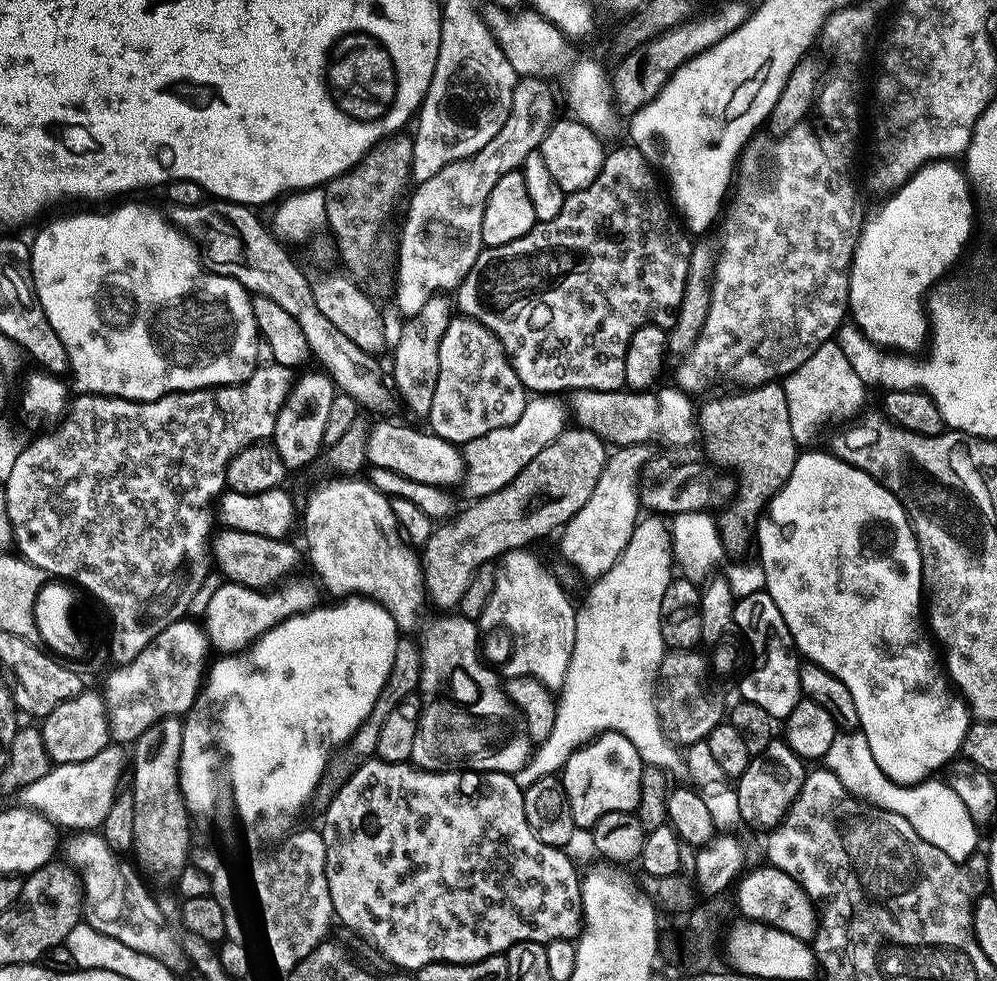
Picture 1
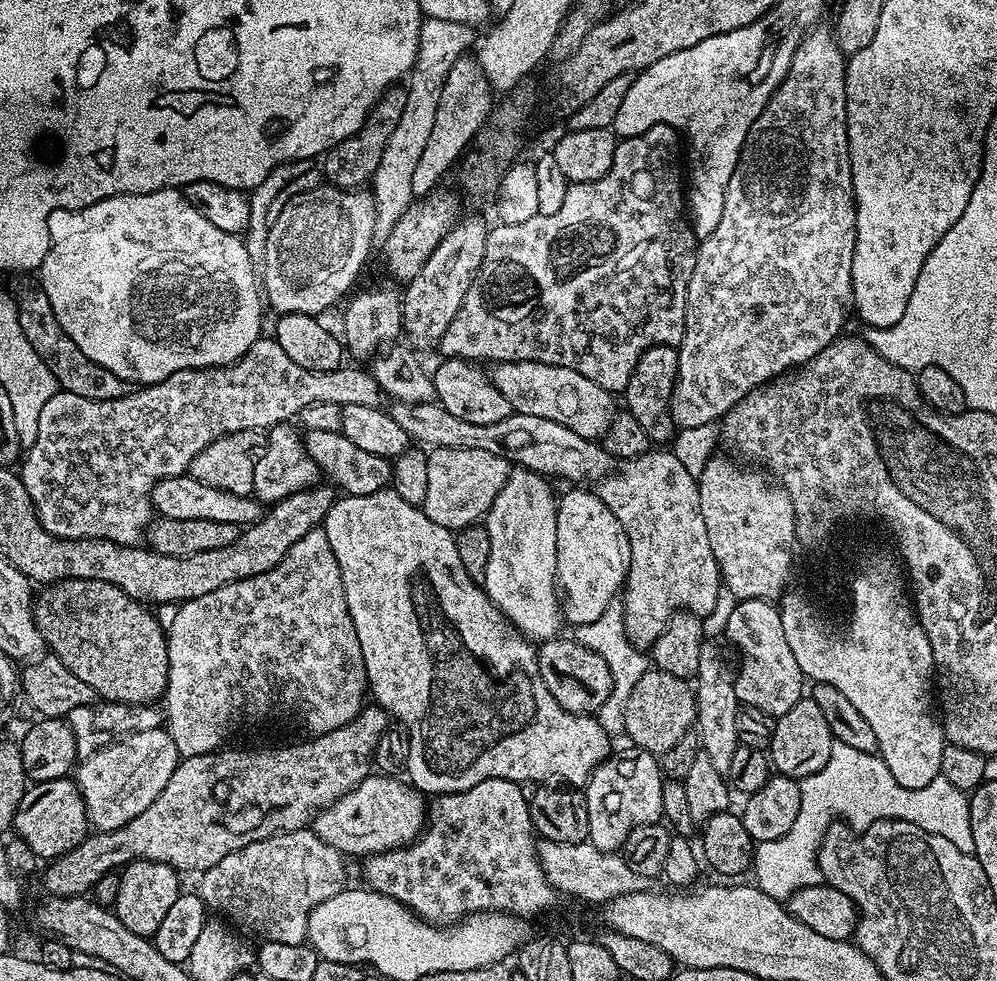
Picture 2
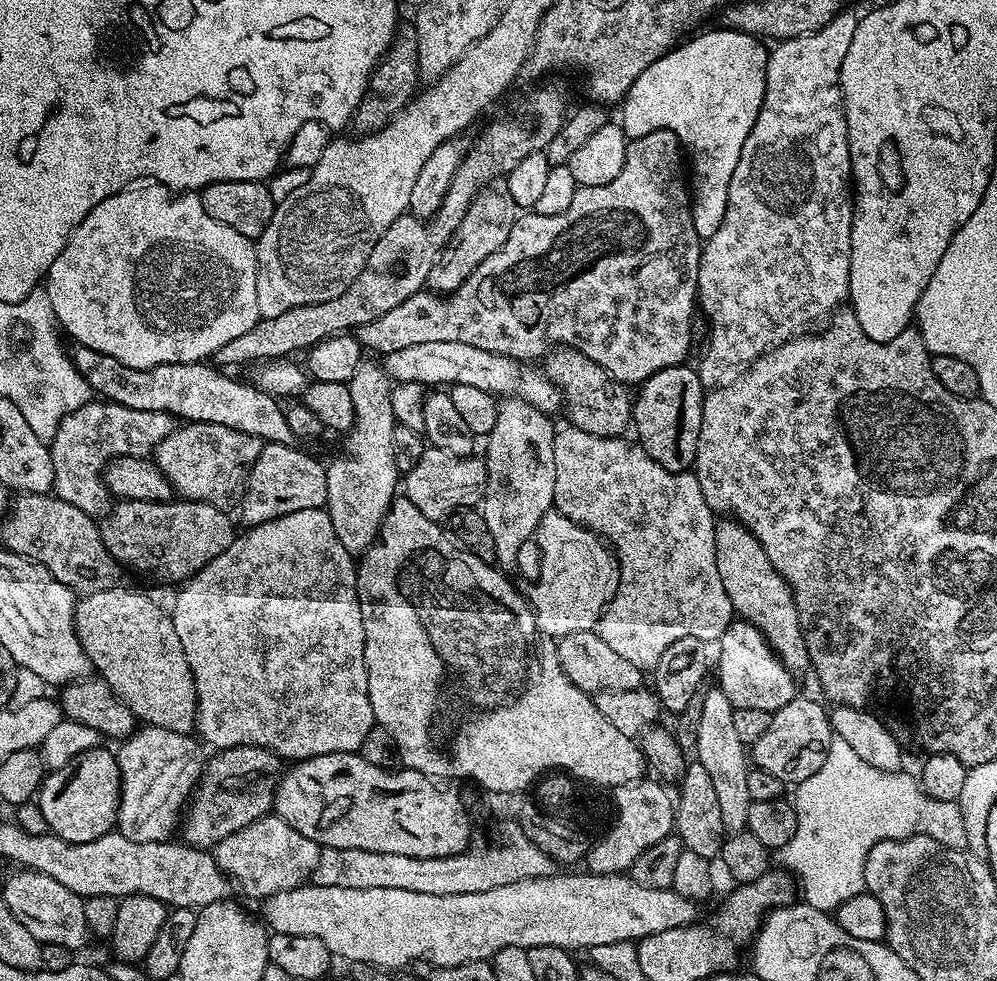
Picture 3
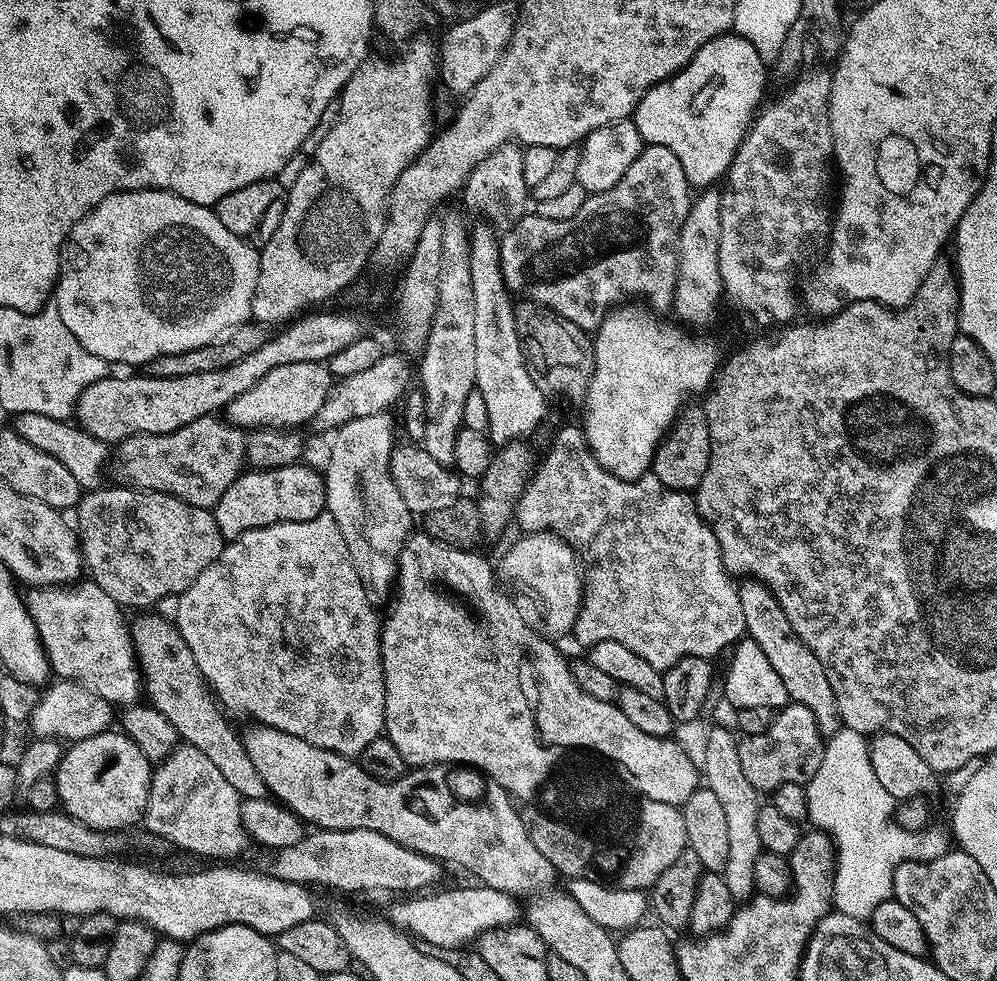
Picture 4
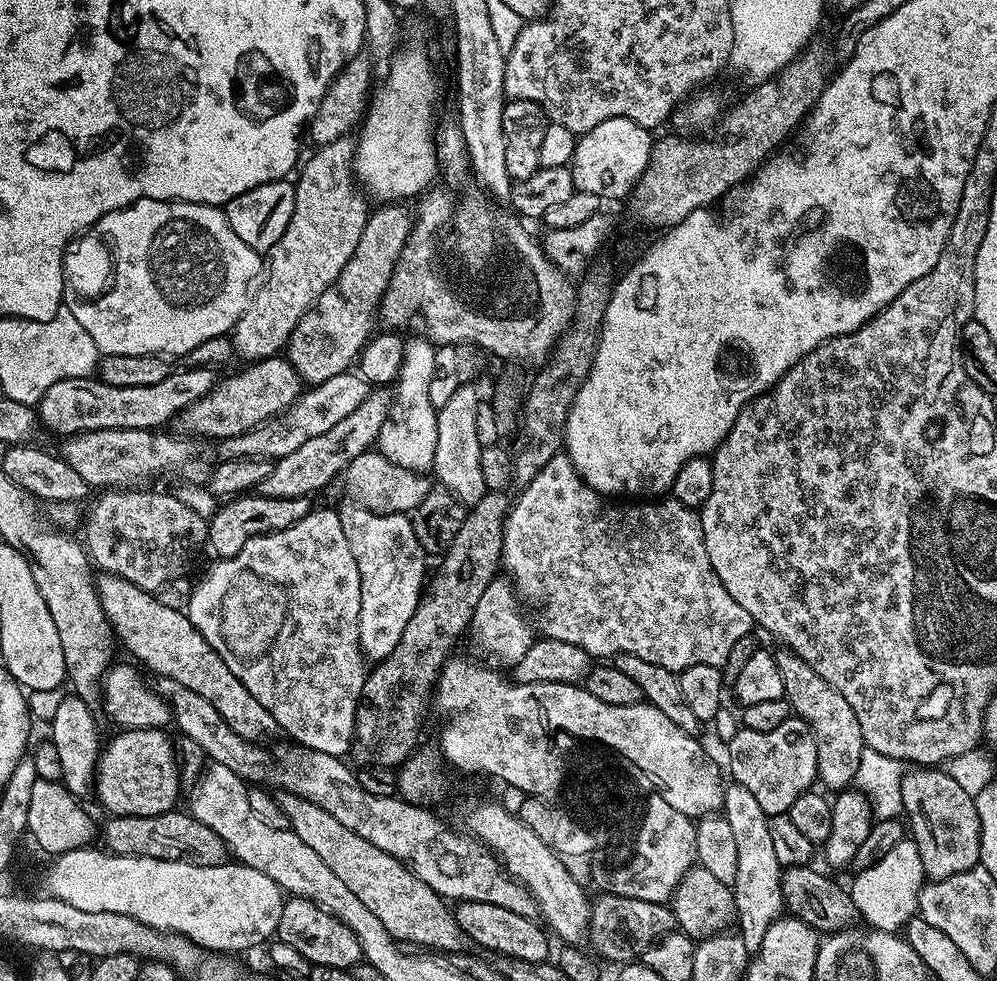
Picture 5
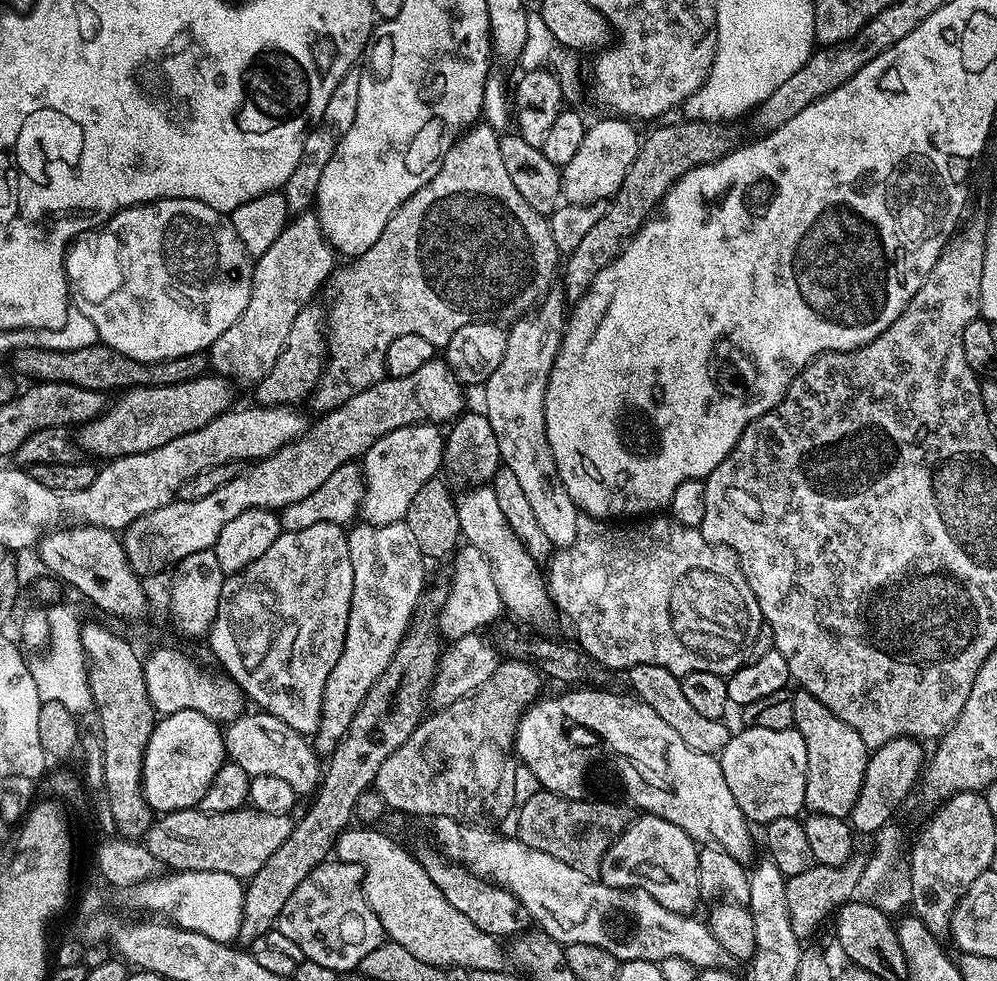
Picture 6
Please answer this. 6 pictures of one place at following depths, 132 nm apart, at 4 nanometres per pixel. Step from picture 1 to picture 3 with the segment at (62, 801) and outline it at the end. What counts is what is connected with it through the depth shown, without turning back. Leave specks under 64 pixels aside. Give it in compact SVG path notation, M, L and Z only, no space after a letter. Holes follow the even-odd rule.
M151 726L141 727L119 745L116 761L120 767L120 805L116 828L121 836L130 838L130 842L158 842L167 841L171 837L168 835L177 831L182 813L204 774L203 750L195 735L183 736Z

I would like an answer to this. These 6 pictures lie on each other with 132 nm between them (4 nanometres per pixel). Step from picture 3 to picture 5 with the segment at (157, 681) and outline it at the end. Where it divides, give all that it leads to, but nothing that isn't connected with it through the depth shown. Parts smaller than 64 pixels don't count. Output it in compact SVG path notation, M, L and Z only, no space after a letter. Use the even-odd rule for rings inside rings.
M281 791L276 796L276 805L282 814L286 814L290 831L298 834L298 838L302 838L302 842L306 842L306 846L310 846L310 850L314 850L314 854L334 870L335 876L366 905L366 910L386 926L393 940L409 940L412 944L421 944L424 947L421 949L435 950L440 954L452 954L448 952L460 952L469 947L470 941L458 926L456 913L444 897L430 890L422 878L386 854L386 850L378 850L378 846L374 846L374 842L366 842L362 834L346 830L334 814L326 814L322 806L314 806L314 802L293 792Z

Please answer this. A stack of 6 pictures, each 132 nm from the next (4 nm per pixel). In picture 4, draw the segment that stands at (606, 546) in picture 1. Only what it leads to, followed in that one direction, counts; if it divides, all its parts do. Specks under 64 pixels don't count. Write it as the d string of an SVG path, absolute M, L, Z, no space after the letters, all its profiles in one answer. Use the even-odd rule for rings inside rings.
M530 532L521 537L521 540L514 541L505 550L504 557L500 560L500 568L498 564L499 579L512 588L532 588L533 594L540 601L548 603L543 633L553 637L567 637L576 625L580 603L584 597L581 561L571 546L553 532Z

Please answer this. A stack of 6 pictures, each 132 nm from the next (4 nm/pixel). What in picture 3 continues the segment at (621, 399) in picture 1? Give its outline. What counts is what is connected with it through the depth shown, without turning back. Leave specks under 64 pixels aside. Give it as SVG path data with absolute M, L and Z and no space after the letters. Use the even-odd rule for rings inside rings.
M422 342L422 346L406 346L406 350L394 350L383 357L382 367L396 384L406 382L418 382L425 386L474 386L478 390L491 392L493 396L500 398L505 395L507 388L513 388L513 393L519 394L528 401L530 406L549 414L556 414L562 408L562 393L560 389L550 382L550 378L544 375L539 367L528 362L511 360L508 356L499 356L486 350L478 350L478 346L466 346L466 342Z

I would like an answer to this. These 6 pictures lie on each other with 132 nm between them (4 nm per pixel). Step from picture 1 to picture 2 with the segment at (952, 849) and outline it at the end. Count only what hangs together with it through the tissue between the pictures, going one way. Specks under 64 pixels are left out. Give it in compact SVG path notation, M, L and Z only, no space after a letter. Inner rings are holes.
M833 743L826 766L799 781L799 785L800 805L794 826L790 826L782 838L757 843L750 860L751 871L756 871L755 887L775 900L787 901L800 888L821 883L818 849L826 832L816 828L816 812L840 815L855 830L869 828L875 820L905 820L930 834L950 838L958 850L971 853L974 850L967 799L948 800L950 789L942 778L931 780L921 788L903 788L876 752L853 750L851 746Z

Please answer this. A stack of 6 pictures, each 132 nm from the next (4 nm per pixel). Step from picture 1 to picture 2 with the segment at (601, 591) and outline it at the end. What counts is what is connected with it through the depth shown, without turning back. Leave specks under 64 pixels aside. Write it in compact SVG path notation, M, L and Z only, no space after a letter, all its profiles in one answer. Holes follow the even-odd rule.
M613 602L594 622L579 625L575 629L574 638L582 647L596 653L604 665L608 667L608 675L612 678L612 690L608 693L604 705L598 709L598 719L609 734L624 732L624 703L628 695L634 690L638 678L642 678L644 672L649 671L650 660L647 655L636 645L630 642L630 638L624 629L624 610L619 603Z

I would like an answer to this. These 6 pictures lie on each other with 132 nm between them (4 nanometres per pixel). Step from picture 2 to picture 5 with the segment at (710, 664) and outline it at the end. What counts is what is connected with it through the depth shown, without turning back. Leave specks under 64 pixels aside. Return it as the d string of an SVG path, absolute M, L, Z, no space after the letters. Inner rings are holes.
M729 783L725 787L722 814L733 831L737 843L737 873L735 882L730 886L735 898L736 926L743 938L746 950L751 954L762 944L767 930L781 917L784 899L781 896L781 866L775 857L771 844L767 813L754 799L754 794L741 784Z

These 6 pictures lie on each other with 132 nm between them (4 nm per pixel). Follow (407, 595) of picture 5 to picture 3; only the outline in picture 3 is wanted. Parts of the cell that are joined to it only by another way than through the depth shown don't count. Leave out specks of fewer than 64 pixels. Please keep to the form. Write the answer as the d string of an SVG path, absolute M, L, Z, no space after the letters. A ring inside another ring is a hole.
M372 358L361 359L354 378L348 381L350 402L354 402L354 422L352 428L343 437L344 453L326 468L326 494L328 503L326 511L330 522L334 526L334 534L338 534L338 542L346 546L346 550L353 554L362 554L372 544L376 543L376 535L380 533L382 522L390 510L392 501L398 496L398 481L402 473L395 466L393 435L397 423L392 409L392 391L390 377L379 363Z

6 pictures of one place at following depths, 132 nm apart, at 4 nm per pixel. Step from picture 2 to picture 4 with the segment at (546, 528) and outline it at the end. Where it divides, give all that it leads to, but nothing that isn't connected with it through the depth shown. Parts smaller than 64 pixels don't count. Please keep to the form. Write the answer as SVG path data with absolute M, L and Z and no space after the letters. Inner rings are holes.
M484 226L484 229L480 233L473 235L470 240L469 250L470 250L470 282L474 286L474 366L476 367L476 386L475 391L482 394L482 398L486 402L486 414L490 414L490 422L488 423L488 431L486 433L489 441L496 446L510 445L513 442L523 441L524 436L528 436L540 423L544 420L544 404L546 404L546 398L538 390L538 386L534 386L534 378L528 373L528 365L524 363L524 350L520 346L520 333L518 331L518 318L514 313L514 308L512 312L512 304L508 299L510 299L510 293L504 285L504 275L500 269L500 241L494 235L493 229L488 226Z

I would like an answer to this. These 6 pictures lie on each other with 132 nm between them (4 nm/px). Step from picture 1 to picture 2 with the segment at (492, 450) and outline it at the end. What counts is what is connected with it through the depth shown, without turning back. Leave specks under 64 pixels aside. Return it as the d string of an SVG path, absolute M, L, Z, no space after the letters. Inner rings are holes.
M433 448L427 457L426 494L422 507L430 522L438 522L438 526L449 530L461 530L487 517L494 498L498 498L502 486L508 480L509 461L486 450L449 448Z

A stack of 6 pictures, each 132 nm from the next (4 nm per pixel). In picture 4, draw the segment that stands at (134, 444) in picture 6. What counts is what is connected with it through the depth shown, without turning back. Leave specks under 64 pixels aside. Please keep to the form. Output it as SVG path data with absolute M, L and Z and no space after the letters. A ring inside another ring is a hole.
M292 362L290 366L278 366L278 370L270 370L262 382L254 382L246 394L238 394L234 402L230 402L226 409L227 423L235 424L237 428L255 430L257 428L291 428L299 429L299 424L311 425L316 415L322 410L322 404L330 394L334 377L324 362Z

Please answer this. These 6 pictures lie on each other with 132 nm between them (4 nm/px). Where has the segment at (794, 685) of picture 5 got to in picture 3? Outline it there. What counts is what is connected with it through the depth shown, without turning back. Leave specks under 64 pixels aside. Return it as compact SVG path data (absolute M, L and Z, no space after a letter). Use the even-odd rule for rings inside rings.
M717 519L716 557L718 575L722 577L722 586L726 590L726 598L730 598L733 613L747 624L753 624L763 634L789 672L807 673L810 668L808 643L804 637L804 627L798 618L794 594L782 574L770 562L770 558L766 558L766 550L762 550L758 538L754 538L754 534L750 534L750 530L743 528L737 520Z

